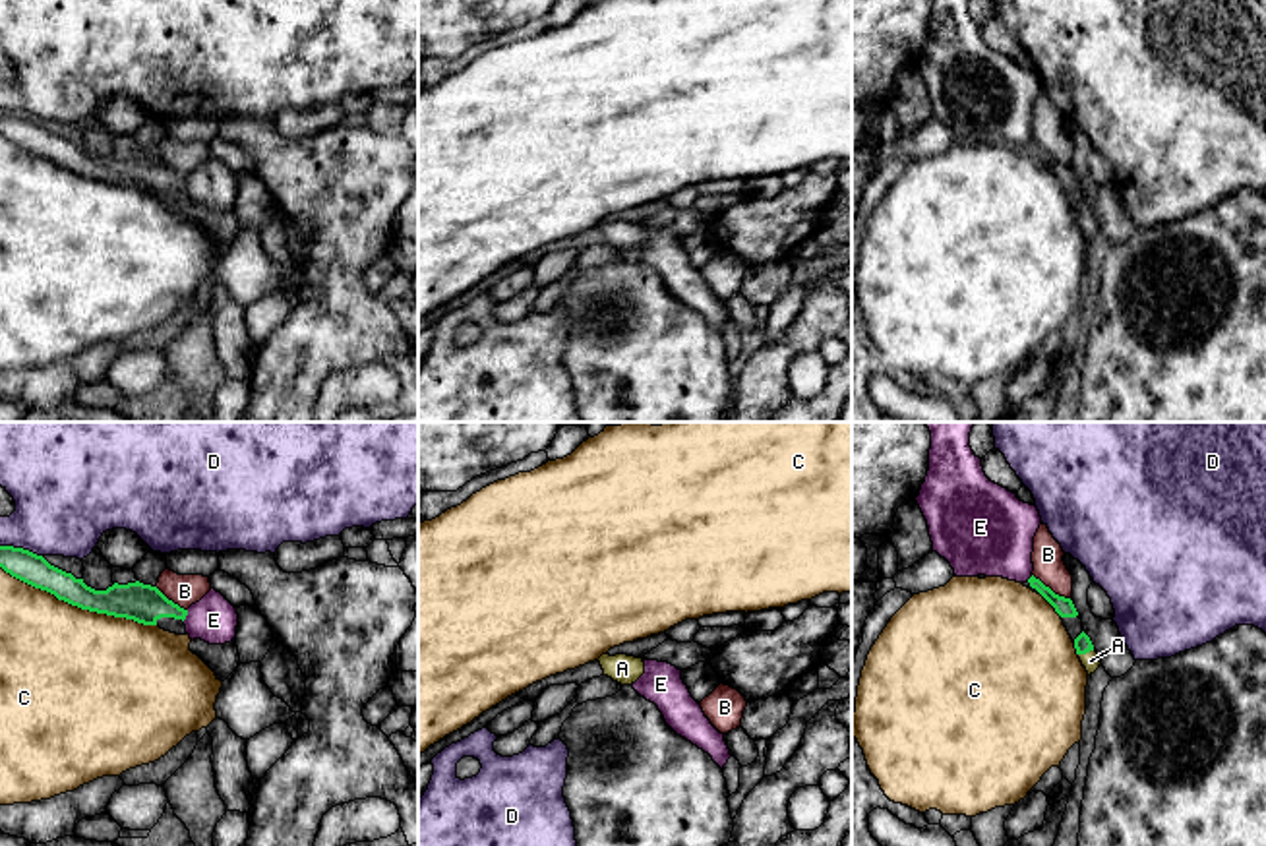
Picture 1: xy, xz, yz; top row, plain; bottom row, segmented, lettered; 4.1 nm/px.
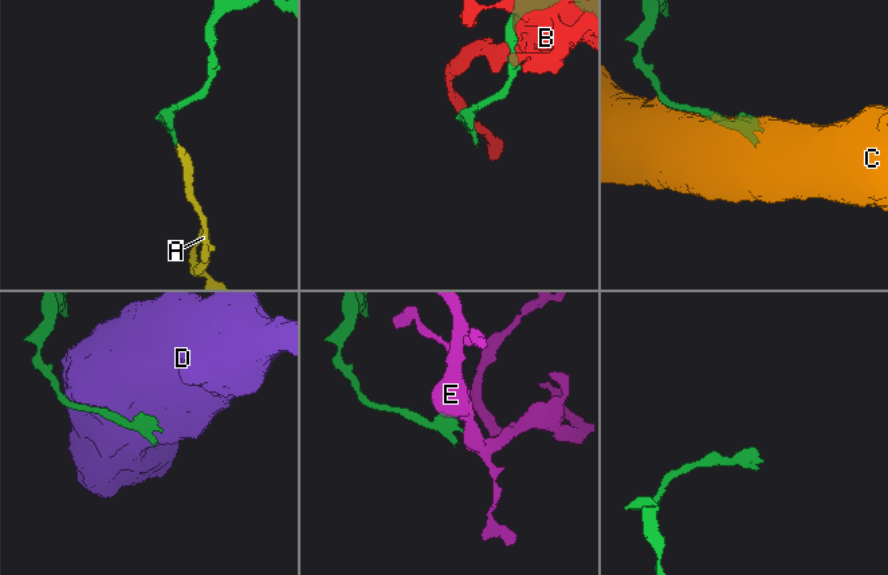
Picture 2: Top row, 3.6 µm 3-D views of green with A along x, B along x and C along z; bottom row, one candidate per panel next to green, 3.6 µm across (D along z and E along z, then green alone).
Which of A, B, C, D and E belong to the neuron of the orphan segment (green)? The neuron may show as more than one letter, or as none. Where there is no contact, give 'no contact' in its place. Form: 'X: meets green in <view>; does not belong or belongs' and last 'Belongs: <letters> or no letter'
A: meets green in yz; belongs
B: meets green in yz; does not belong
C: meets green in xy; does not belong
D: meets green in xy; does not belong
E: meets green in xy; does not belong
Belongs: A

